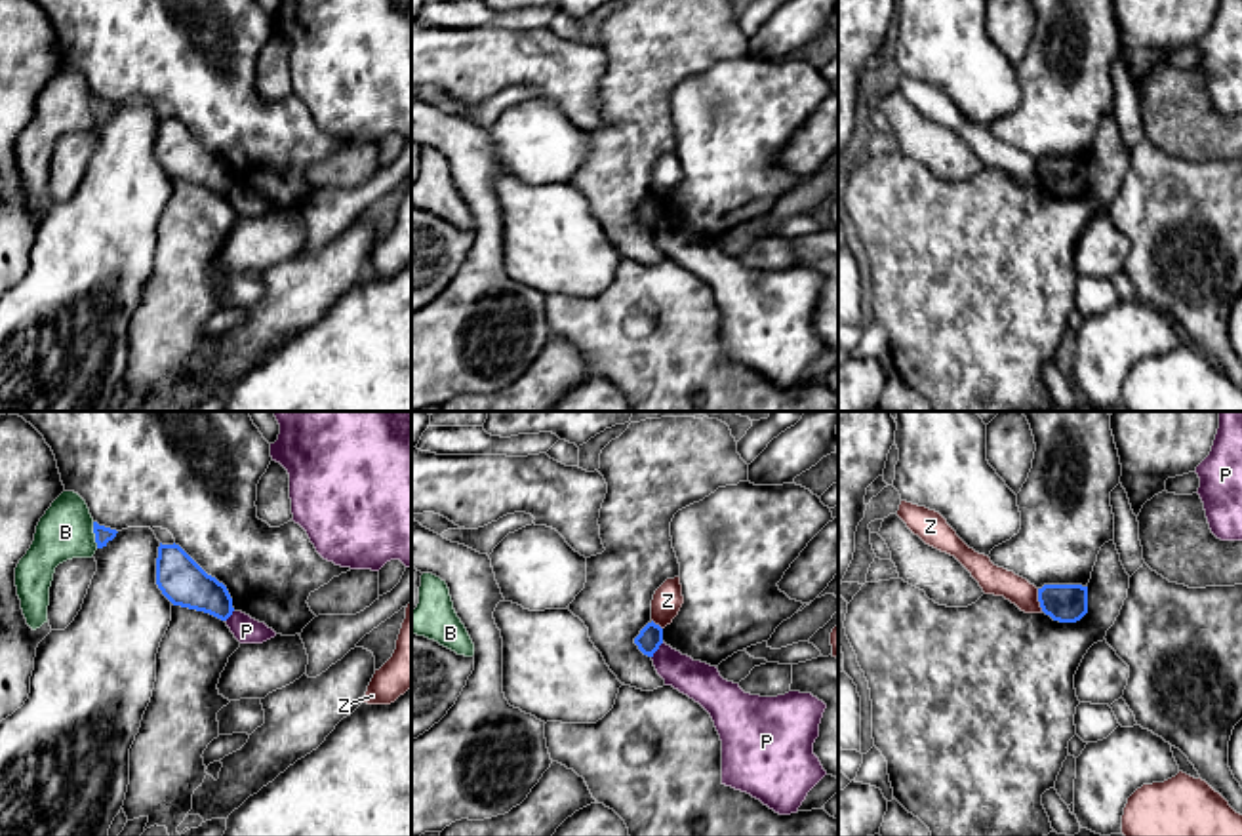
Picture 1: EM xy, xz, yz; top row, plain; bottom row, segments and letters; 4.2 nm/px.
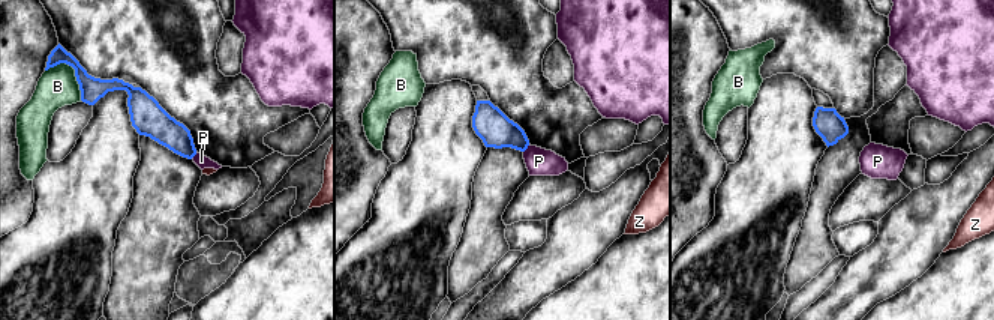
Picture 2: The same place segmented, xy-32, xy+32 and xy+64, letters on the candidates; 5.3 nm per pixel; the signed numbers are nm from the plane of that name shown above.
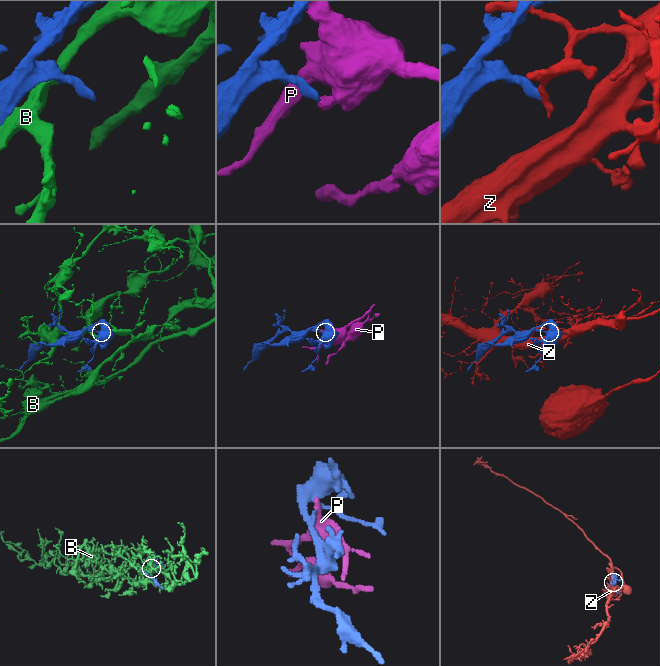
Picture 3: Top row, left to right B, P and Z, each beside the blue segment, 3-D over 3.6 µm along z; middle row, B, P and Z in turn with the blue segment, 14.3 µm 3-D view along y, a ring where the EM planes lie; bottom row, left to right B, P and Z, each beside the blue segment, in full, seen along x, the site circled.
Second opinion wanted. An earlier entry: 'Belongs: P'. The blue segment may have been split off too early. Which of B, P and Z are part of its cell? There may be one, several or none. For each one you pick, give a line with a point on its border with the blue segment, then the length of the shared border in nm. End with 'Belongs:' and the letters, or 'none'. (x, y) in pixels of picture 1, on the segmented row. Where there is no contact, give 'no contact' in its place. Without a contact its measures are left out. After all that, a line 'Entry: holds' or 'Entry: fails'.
P: xz (658, 648) | 90 nm
Belongs: P
Entry: holds

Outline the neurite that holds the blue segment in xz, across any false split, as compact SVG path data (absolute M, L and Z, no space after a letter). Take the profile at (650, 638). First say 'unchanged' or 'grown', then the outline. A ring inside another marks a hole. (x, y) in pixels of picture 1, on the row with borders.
grown; M653 621L640 630L634 644L653 661L665 686L672 686L711 714L722 741L722 785L751 794L779 815L796 813L808 792L827 775L813 754L827 705L800 691L777 697L745 693L739 684L724 680L716 667L667 646L663 628Z

